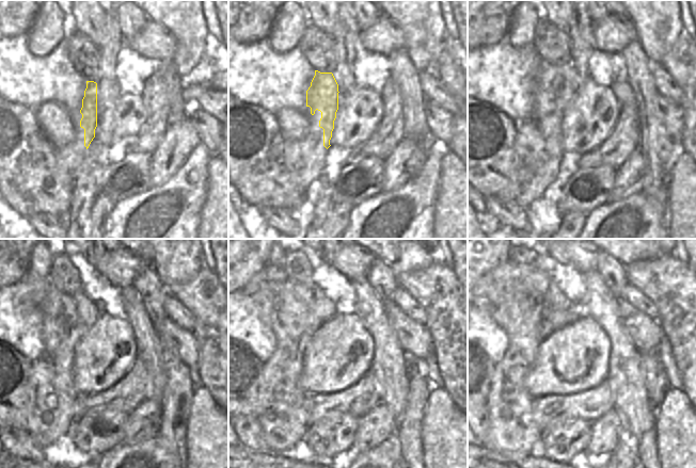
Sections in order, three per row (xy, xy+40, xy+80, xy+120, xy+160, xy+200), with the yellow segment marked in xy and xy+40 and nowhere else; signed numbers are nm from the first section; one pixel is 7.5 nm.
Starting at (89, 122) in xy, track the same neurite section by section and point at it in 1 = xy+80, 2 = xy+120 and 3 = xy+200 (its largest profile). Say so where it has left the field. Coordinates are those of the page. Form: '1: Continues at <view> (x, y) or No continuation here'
1: Continues at xy+80 (557, 85)
2: Continues at xy+120 (61, 323)
3: Continues at xy+200 (542, 319).

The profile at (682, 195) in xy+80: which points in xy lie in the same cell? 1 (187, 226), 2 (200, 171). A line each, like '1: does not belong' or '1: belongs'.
1: does not belong
2: does not belong

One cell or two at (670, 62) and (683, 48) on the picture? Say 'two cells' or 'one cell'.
one cell

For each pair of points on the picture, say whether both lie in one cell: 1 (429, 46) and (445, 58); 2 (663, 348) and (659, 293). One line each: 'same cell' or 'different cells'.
1: different cells
2: different cells

